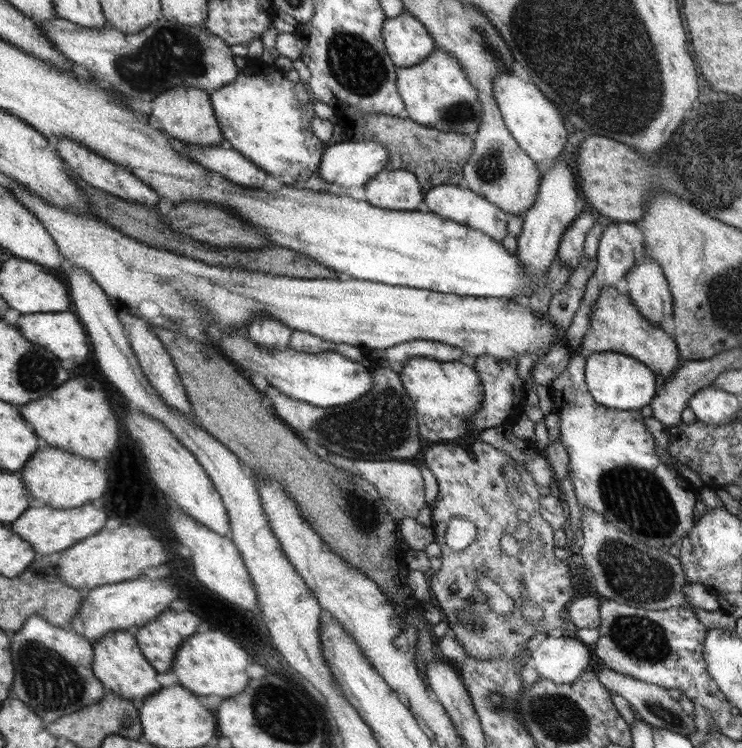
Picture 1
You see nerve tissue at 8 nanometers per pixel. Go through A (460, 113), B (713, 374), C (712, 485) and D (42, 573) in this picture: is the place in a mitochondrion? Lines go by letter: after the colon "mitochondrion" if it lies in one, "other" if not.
A: mitochondrion
B: other
C: other
D: mitochondrion

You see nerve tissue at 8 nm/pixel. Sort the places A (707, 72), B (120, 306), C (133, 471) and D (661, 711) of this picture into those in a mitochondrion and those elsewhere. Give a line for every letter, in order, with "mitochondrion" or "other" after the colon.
A: other
B: other
C: other
D: mitochondrion

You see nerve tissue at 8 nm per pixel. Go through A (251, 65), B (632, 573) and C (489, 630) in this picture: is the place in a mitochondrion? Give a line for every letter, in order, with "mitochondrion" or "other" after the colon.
A: other
B: mitochondrion
C: mitochondrion

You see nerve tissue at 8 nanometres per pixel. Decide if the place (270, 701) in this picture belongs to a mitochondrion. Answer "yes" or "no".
yes

